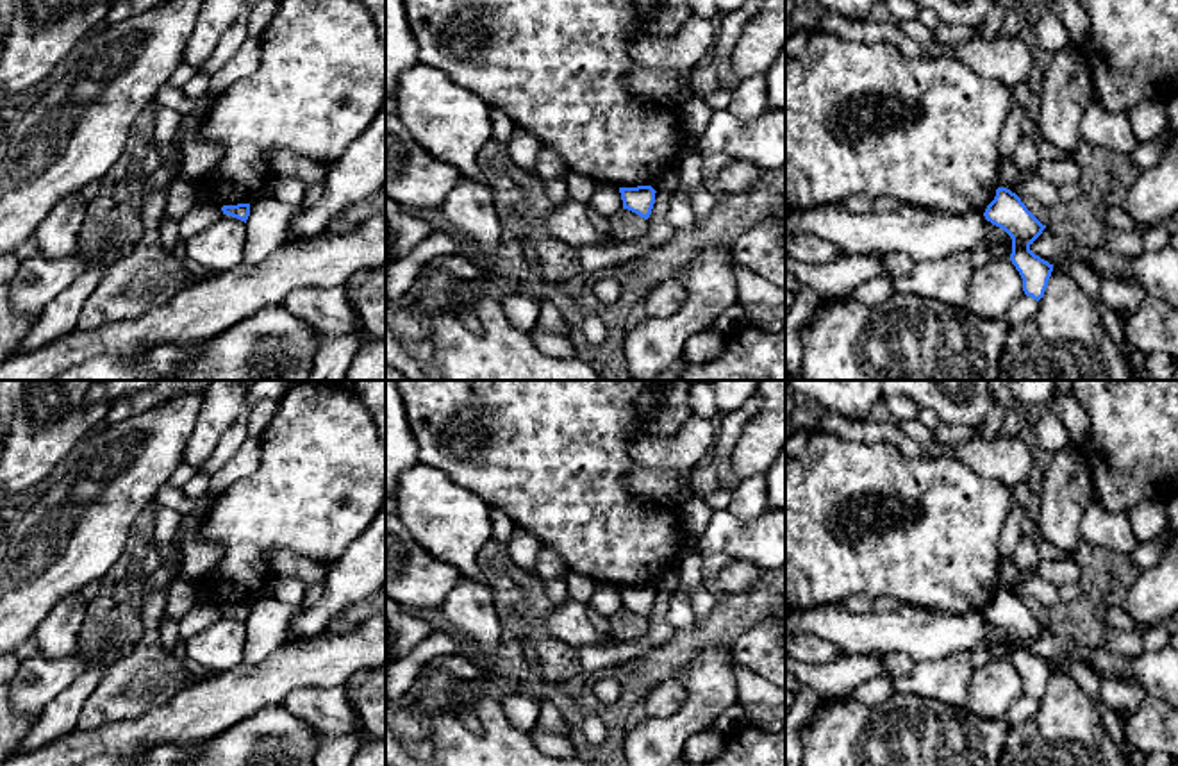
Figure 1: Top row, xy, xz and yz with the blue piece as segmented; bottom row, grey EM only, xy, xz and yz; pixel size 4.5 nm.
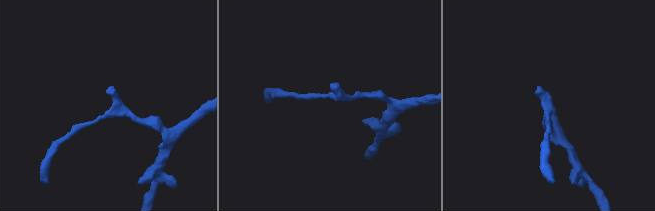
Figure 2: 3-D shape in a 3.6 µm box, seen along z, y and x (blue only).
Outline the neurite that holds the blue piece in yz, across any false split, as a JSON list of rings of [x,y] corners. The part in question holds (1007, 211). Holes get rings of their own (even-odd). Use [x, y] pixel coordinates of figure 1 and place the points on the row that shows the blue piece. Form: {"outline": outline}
{"outline": [[[1007,187],[996,189],[996,196],[987,205],[983,216],[1012,237],[1010,261],[1023,279],[1023,291],[1039,302],[1048,287],[1053,264],[1035,255],[1030,245],[1042,234],[1046,225]]]}

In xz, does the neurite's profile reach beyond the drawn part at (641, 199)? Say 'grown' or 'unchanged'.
unchanged

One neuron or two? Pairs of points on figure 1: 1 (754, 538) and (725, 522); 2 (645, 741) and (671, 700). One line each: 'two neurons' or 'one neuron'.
1: one neuron
2: two neurons

